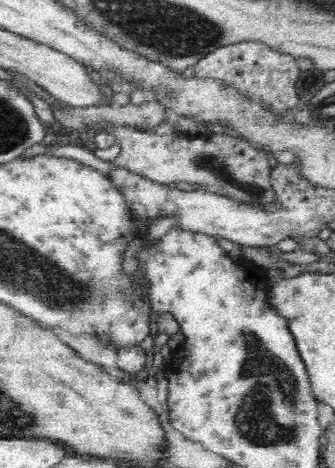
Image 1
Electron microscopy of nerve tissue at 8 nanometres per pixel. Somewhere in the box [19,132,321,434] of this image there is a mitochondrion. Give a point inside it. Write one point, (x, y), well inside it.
(215, 165)

